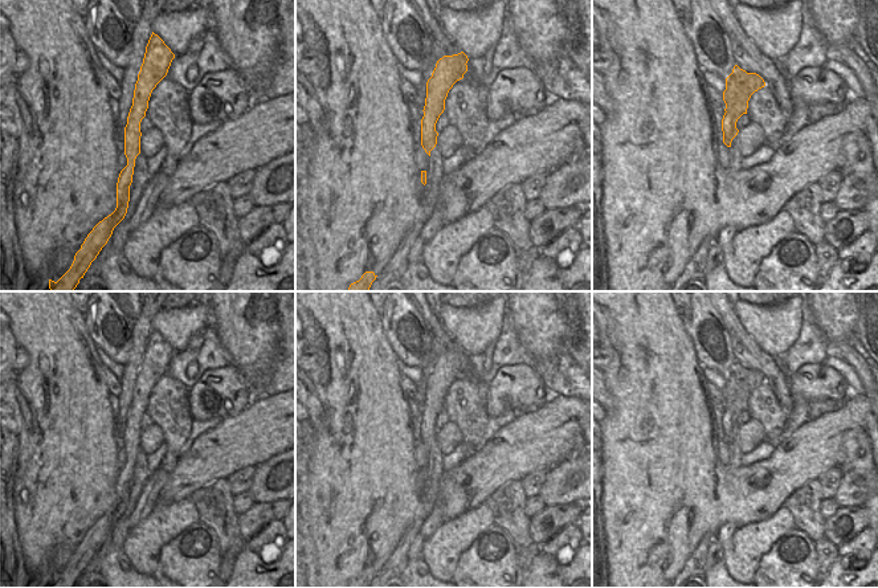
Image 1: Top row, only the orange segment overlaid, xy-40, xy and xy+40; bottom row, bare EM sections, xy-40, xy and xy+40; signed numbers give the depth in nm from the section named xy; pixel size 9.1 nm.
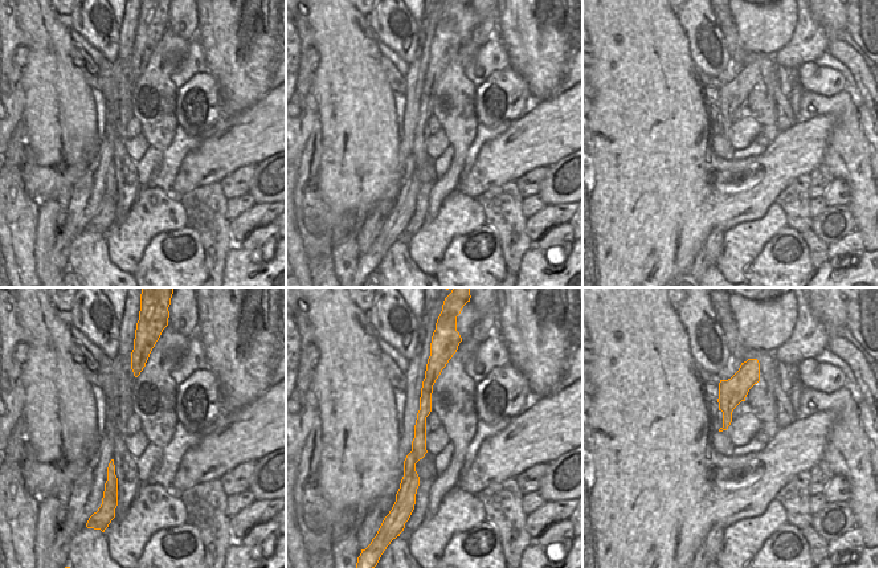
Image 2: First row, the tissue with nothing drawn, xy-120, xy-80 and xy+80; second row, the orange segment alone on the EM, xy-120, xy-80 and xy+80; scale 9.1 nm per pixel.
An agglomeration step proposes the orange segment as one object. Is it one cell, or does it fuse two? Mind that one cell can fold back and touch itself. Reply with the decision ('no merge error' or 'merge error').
merge error

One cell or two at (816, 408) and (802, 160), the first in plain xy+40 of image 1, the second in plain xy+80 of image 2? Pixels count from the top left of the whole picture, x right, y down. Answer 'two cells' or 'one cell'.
two cells

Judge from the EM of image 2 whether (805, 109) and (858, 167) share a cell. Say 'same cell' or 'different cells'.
same cell

